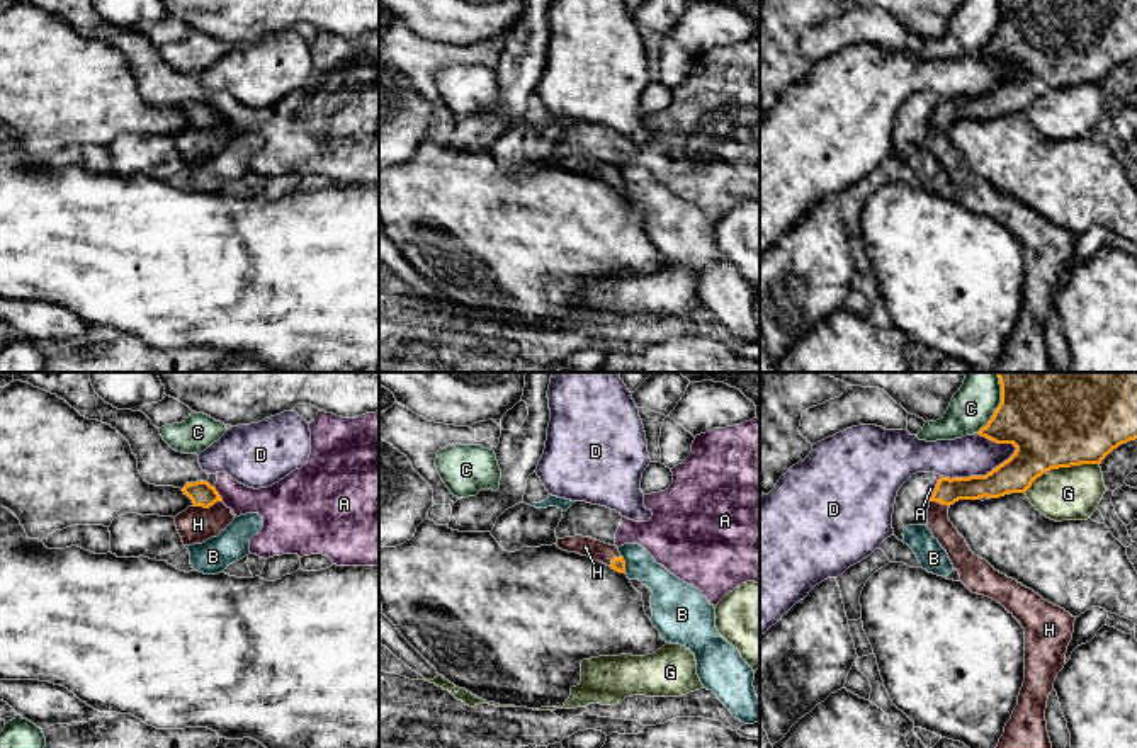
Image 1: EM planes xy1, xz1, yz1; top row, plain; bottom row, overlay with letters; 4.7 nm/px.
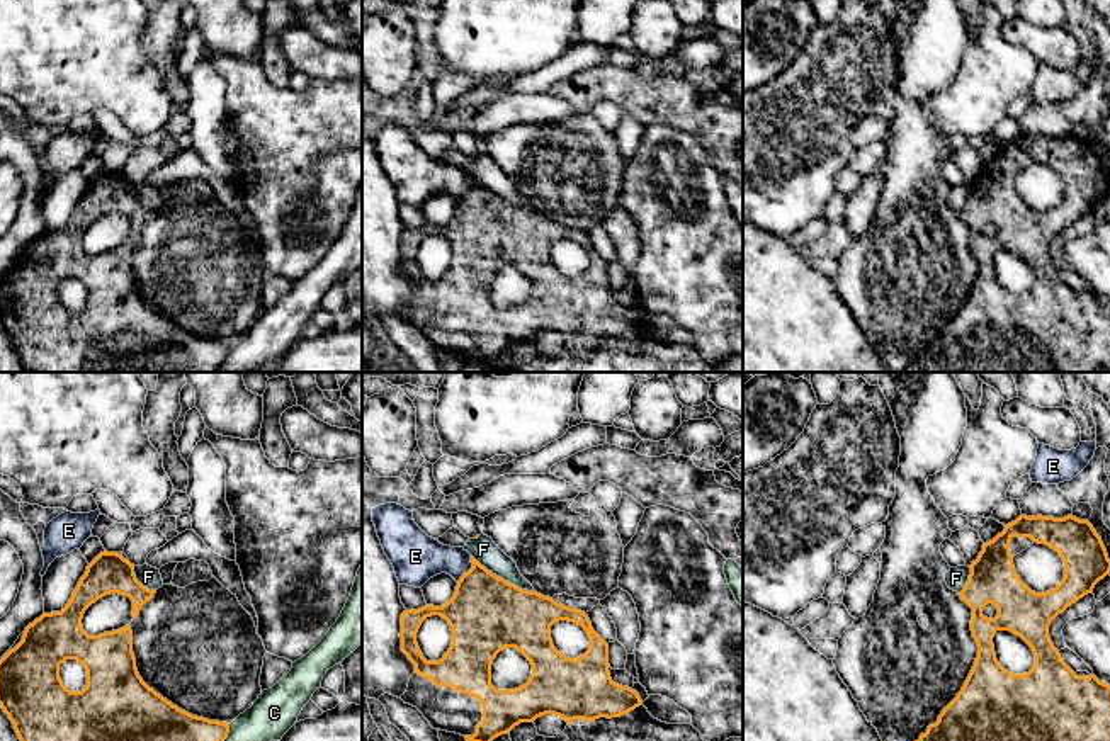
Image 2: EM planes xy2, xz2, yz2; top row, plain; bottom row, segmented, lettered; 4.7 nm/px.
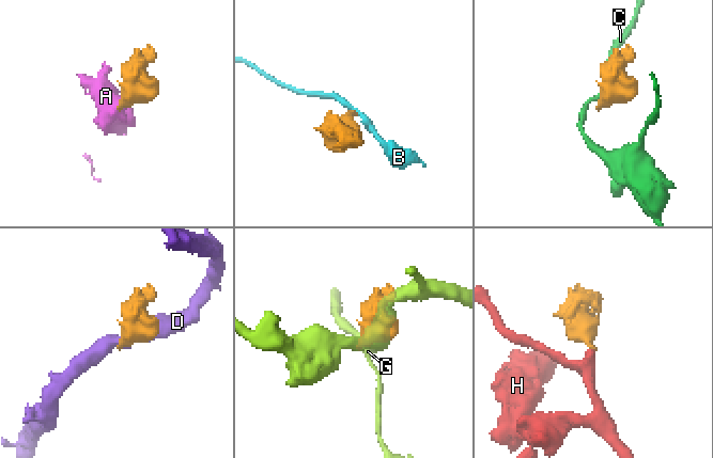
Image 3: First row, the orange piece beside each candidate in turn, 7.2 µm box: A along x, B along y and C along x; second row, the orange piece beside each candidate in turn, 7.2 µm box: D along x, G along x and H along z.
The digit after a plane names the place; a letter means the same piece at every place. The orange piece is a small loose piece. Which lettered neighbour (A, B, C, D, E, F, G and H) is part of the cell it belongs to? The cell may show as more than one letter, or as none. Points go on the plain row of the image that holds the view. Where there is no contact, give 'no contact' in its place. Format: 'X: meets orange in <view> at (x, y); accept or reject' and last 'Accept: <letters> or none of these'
A: meets orange in xy1 at (218, 113); reject
B: meets orange in xz1 at (624, 182); reject
C: meets orange in yz1 at (996, 28); reject
D: meets orange in yz1 at (979, 96); reject
E: meets orange in xz2 at (470, 189); reject
F: meets orange in xz2 at (502, 197); reject
G: meets orange in yz1 at (1061, 85); reject
H: meets orange in xy1 at (208, 126); accept
Accept: H

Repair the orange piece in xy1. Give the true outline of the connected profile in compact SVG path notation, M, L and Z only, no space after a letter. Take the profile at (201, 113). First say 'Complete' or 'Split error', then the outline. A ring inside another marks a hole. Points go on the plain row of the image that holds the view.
Split error. M207 100L187 102L182 110L194 122L175 136L184 165L218 156L235 139L231 128L223 122L216 107Z

